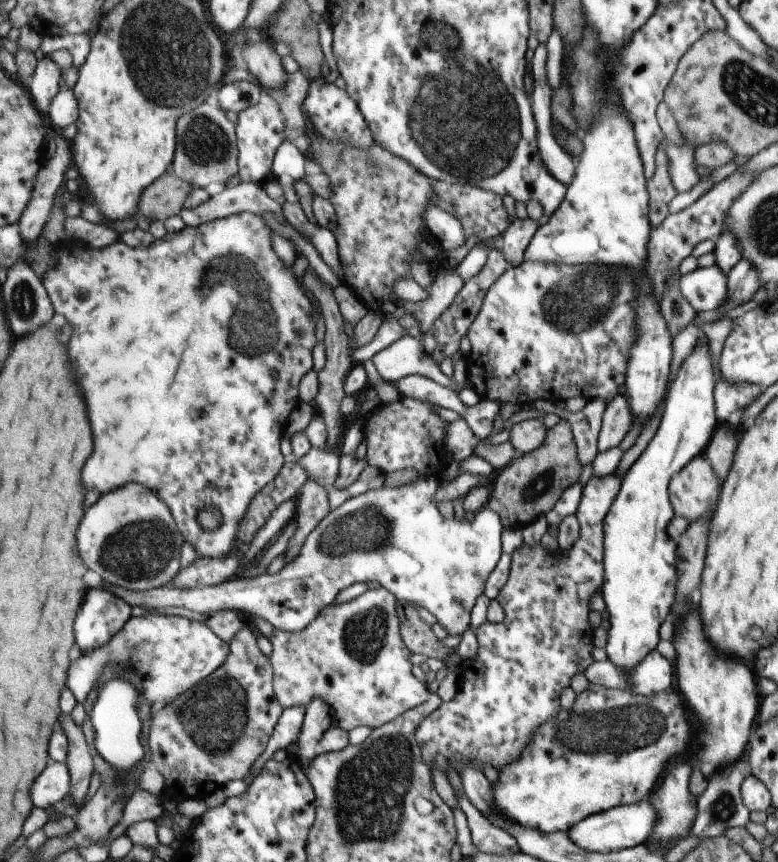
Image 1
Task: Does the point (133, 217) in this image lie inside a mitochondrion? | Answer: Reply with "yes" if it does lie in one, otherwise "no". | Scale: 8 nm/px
no

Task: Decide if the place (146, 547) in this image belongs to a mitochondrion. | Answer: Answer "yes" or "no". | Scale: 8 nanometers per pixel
yes

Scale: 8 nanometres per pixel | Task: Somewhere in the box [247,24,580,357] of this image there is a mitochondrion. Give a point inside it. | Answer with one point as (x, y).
(464, 121)

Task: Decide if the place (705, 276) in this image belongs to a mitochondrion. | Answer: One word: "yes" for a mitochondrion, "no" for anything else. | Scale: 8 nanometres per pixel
no

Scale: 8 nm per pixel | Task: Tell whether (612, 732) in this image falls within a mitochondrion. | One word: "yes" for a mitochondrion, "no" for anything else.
yes

